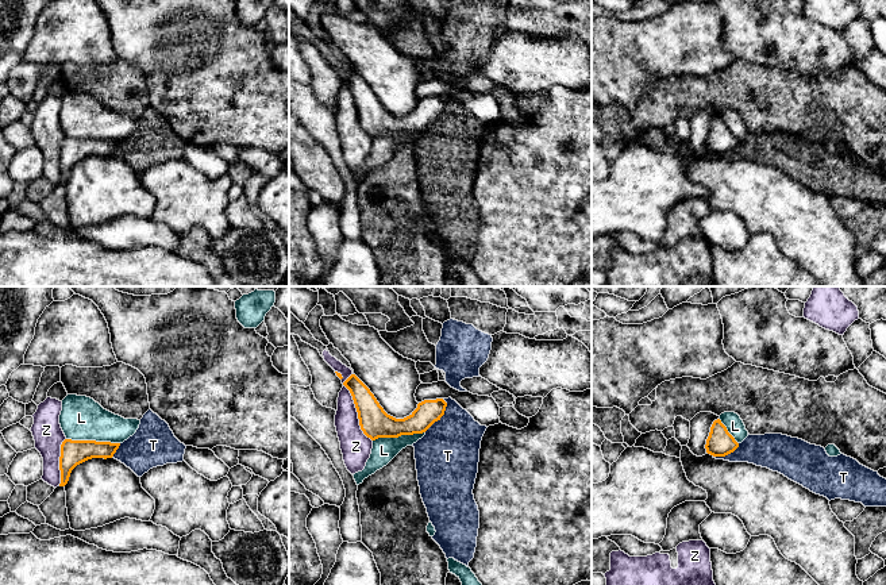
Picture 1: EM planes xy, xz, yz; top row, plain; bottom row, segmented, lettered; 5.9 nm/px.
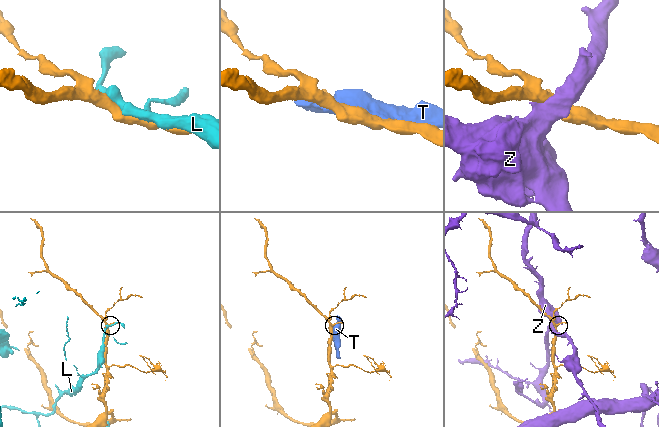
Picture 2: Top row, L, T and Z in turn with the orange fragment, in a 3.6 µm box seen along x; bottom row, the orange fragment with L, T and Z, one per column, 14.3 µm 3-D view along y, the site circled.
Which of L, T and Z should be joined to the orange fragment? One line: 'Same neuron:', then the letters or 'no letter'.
Same neuron: no letter

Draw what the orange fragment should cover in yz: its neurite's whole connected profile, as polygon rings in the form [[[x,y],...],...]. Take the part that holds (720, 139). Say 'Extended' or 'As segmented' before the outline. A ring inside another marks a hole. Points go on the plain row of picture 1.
As segmented. [[[714,118],[705,142],[706,150],[713,154],[725,154],[733,150],[737,145],[739,141],[728,130],[721,118]]]

